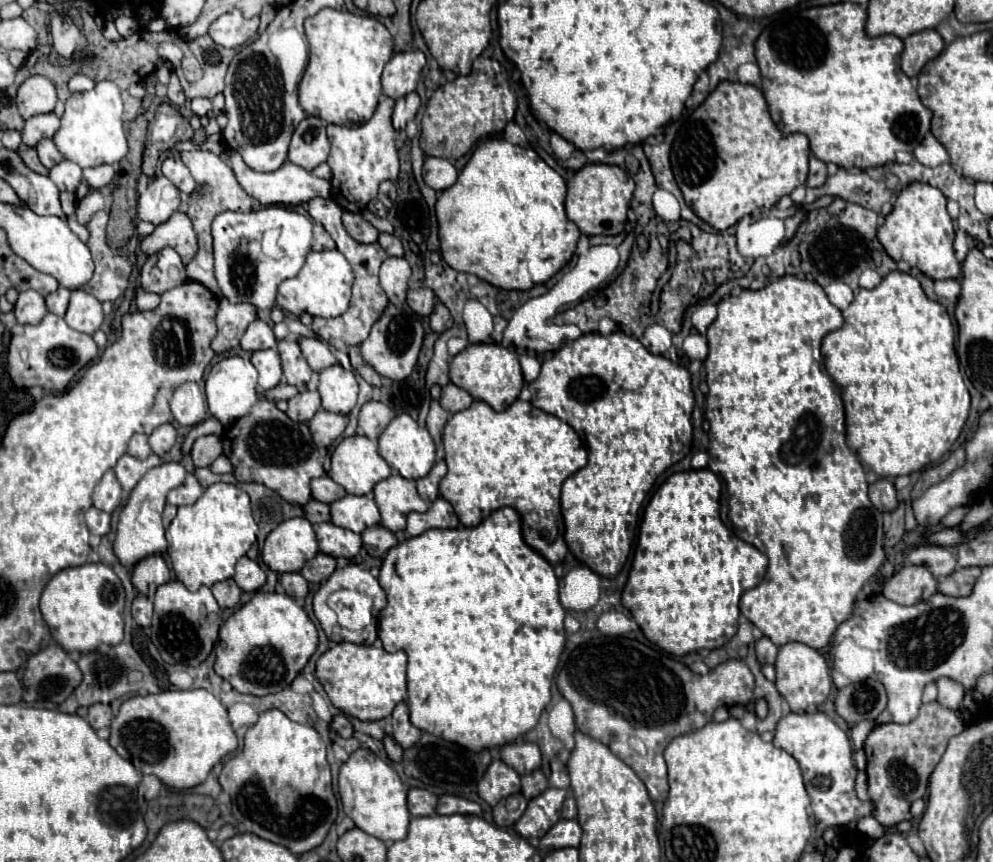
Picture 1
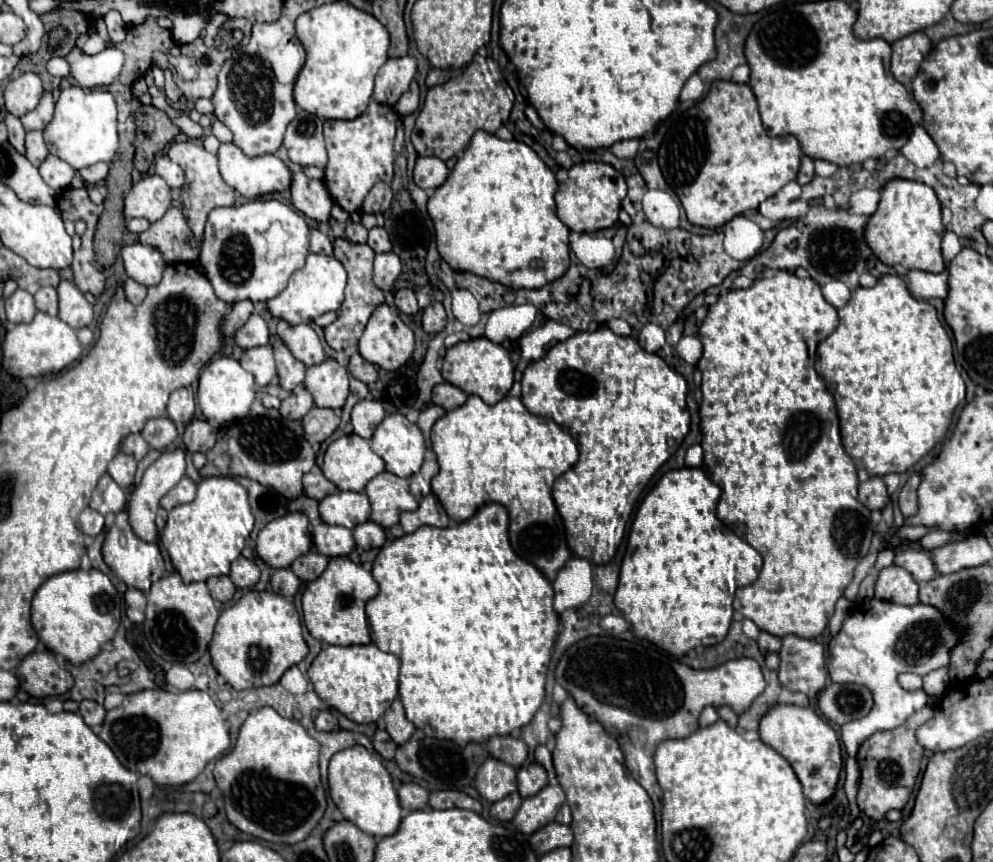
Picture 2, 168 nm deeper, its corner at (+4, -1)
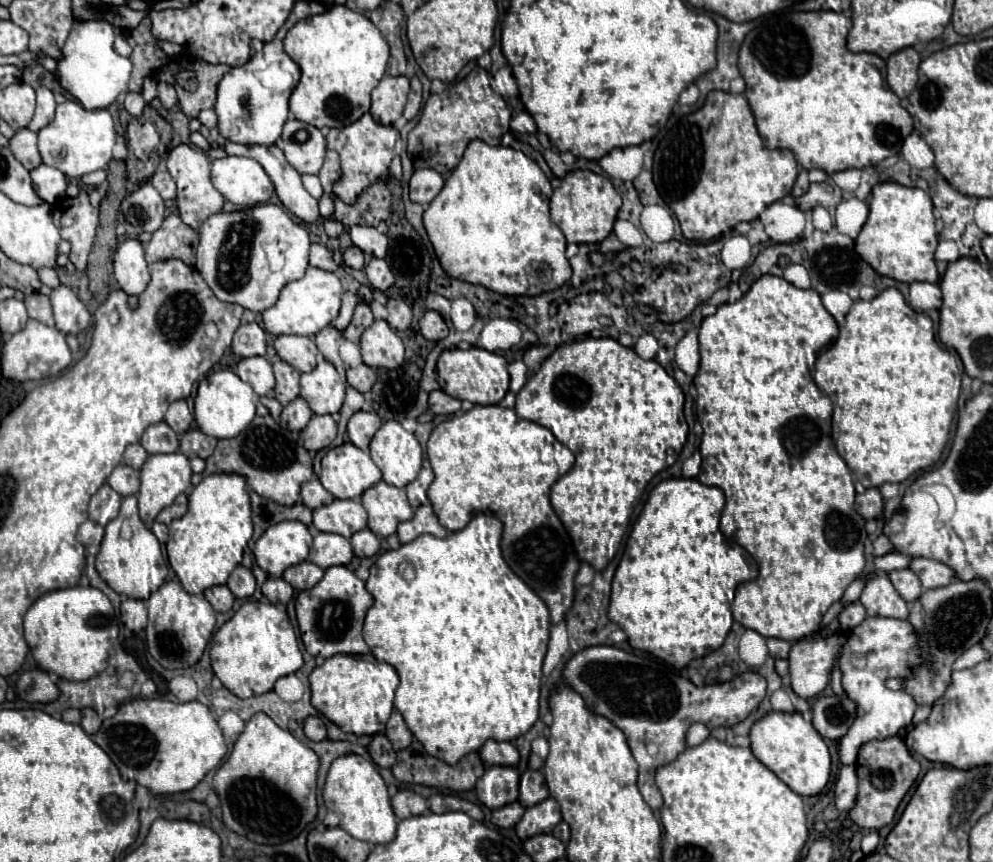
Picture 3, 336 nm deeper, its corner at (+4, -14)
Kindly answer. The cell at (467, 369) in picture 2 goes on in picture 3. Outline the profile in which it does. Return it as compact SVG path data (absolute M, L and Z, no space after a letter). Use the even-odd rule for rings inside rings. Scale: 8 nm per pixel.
M469 347L469 349L447 349L439 355L437 361L437 383L439 387L455 397L455 399L467 399L471 403L479 405L495 405L499 403L505 393L509 391L510 376L507 371L505 357L485 351L481 347Z

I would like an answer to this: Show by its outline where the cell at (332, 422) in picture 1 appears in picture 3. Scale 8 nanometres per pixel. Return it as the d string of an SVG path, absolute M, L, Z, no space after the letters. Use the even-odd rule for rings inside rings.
M313 415L307 427L299 433L299 445L307 451L319 451L329 447L337 435L337 423L331 415Z

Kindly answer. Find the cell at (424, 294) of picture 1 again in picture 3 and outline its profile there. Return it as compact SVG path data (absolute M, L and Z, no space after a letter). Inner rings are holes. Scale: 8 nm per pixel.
M389 299L387 301L387 323L395 331L405 331L411 325L411 309L403 299Z

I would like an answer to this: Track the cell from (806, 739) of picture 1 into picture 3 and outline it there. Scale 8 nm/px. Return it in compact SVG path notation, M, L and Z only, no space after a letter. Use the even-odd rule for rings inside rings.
M771 711L763 715L749 731L753 755L769 767L783 783L787 783L799 795L817 795L829 781L831 755L823 737L815 727L801 717L801 713Z

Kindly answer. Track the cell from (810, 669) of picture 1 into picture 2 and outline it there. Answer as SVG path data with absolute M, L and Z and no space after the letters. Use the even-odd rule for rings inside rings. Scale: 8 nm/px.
M785 636L779 650L781 666L777 670L779 682L791 692L801 692L807 698L819 696L827 682L827 668L823 646L815 640Z

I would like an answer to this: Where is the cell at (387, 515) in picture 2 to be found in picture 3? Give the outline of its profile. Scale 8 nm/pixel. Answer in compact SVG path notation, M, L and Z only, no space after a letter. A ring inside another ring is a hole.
M379 481L377 485L365 489L361 503L369 515L367 527L381 537L393 535L401 521L413 517L413 509L407 503L405 489L393 487L385 481Z

